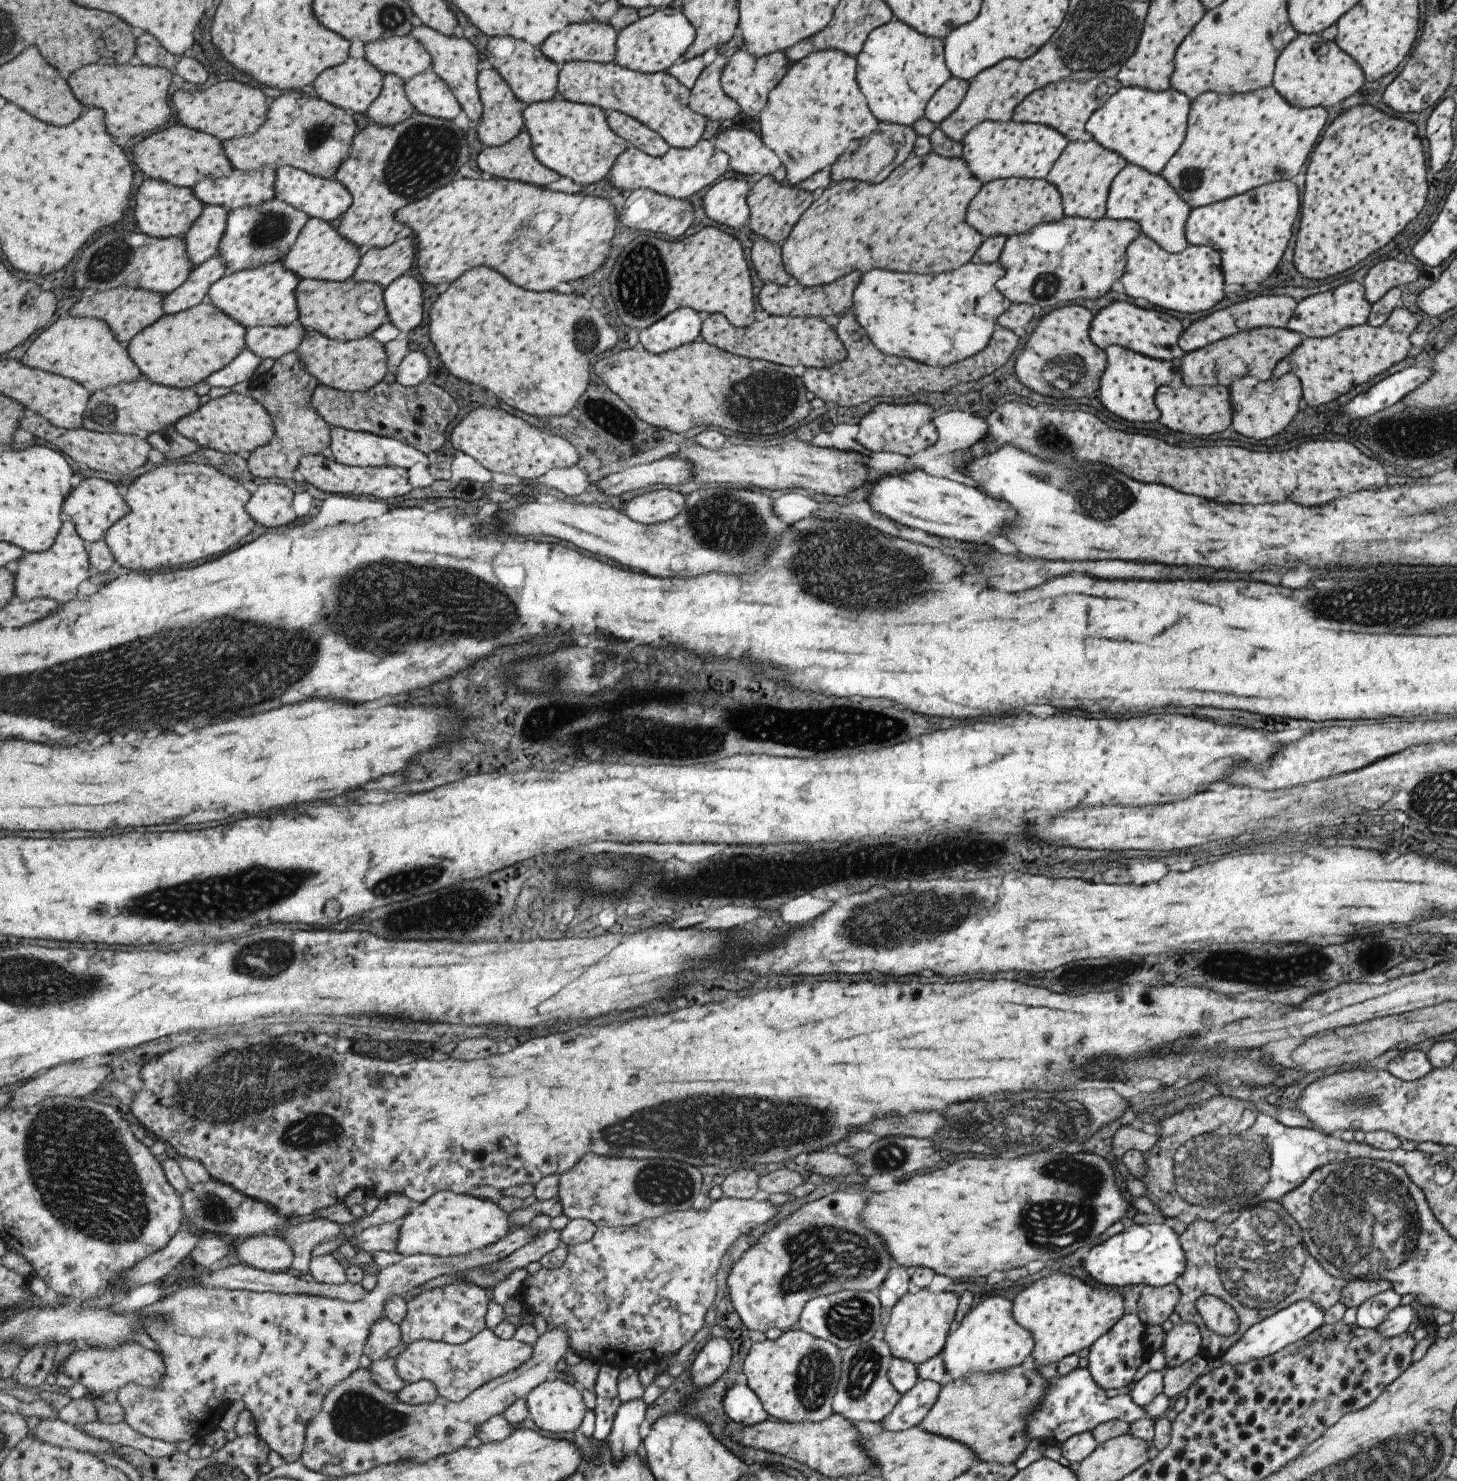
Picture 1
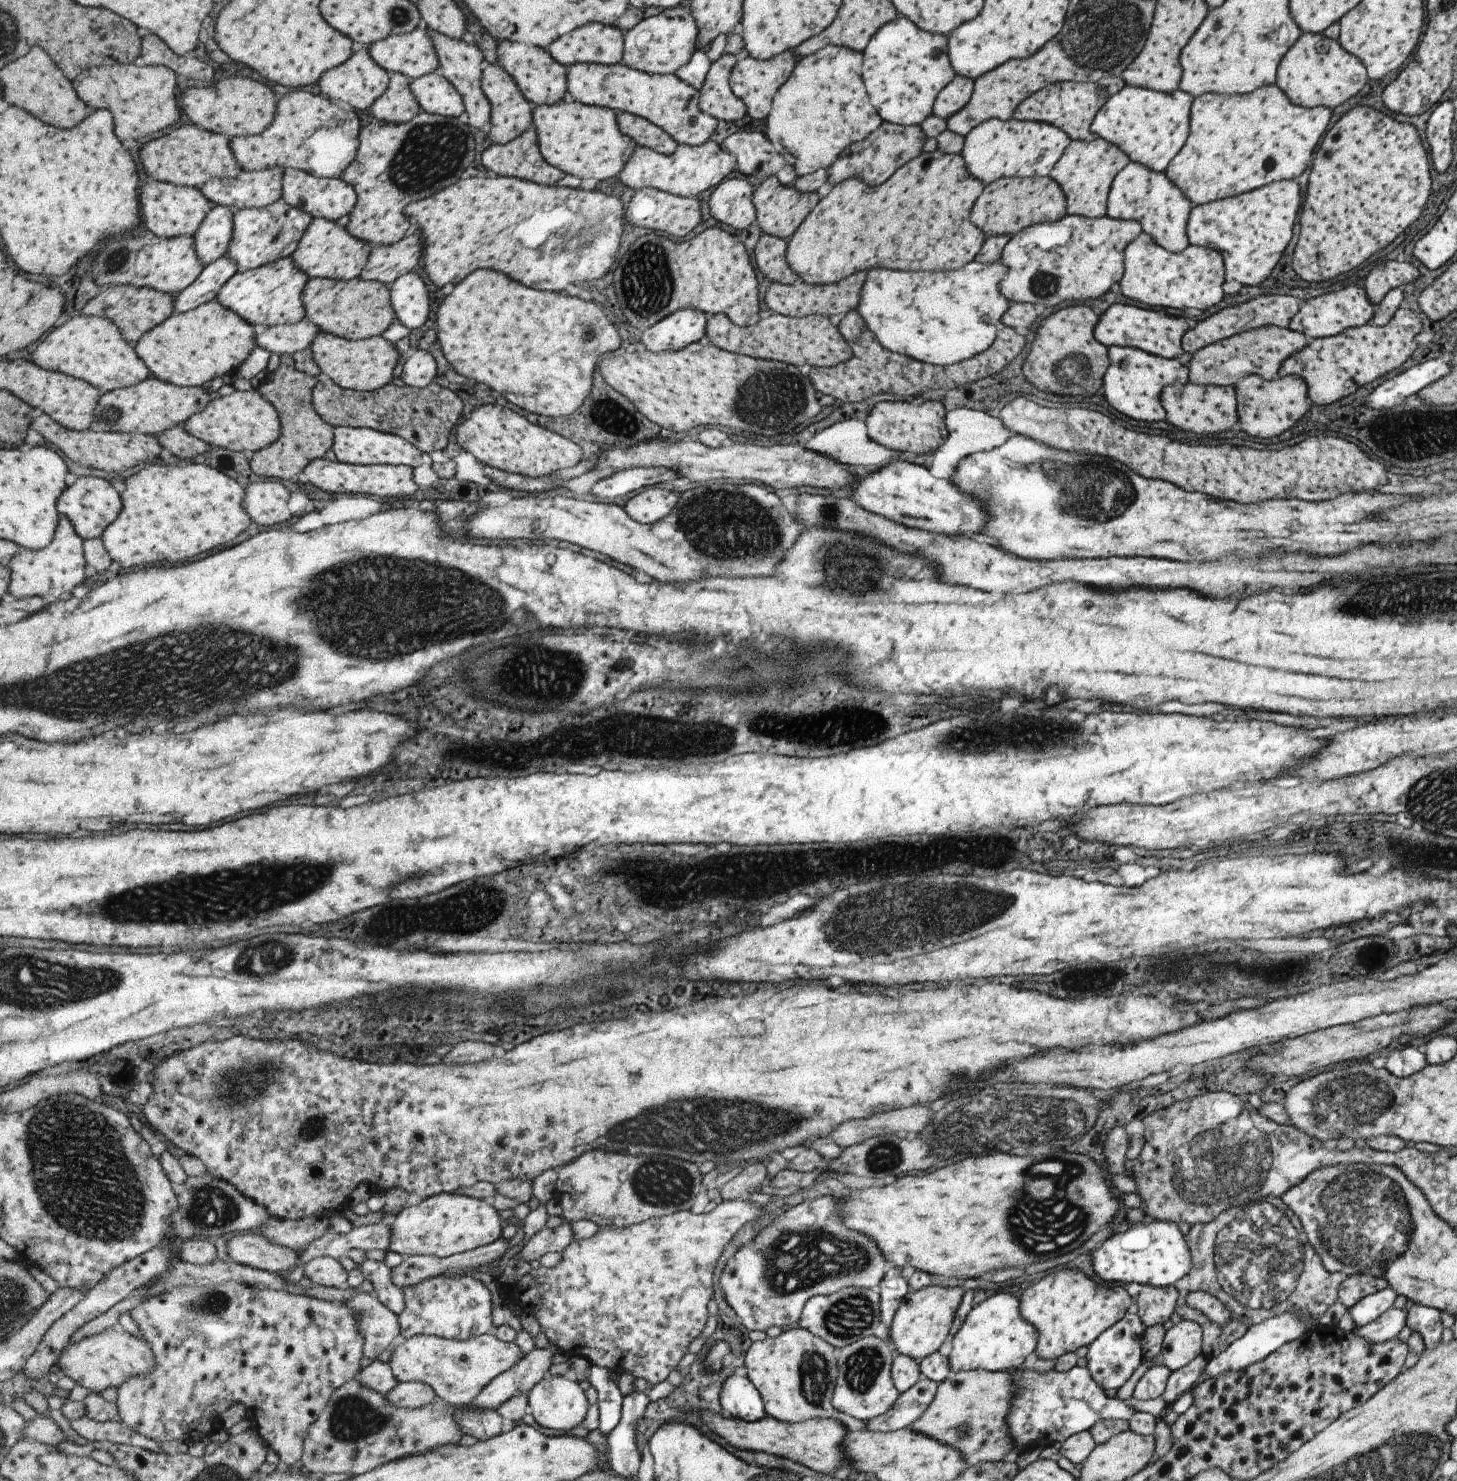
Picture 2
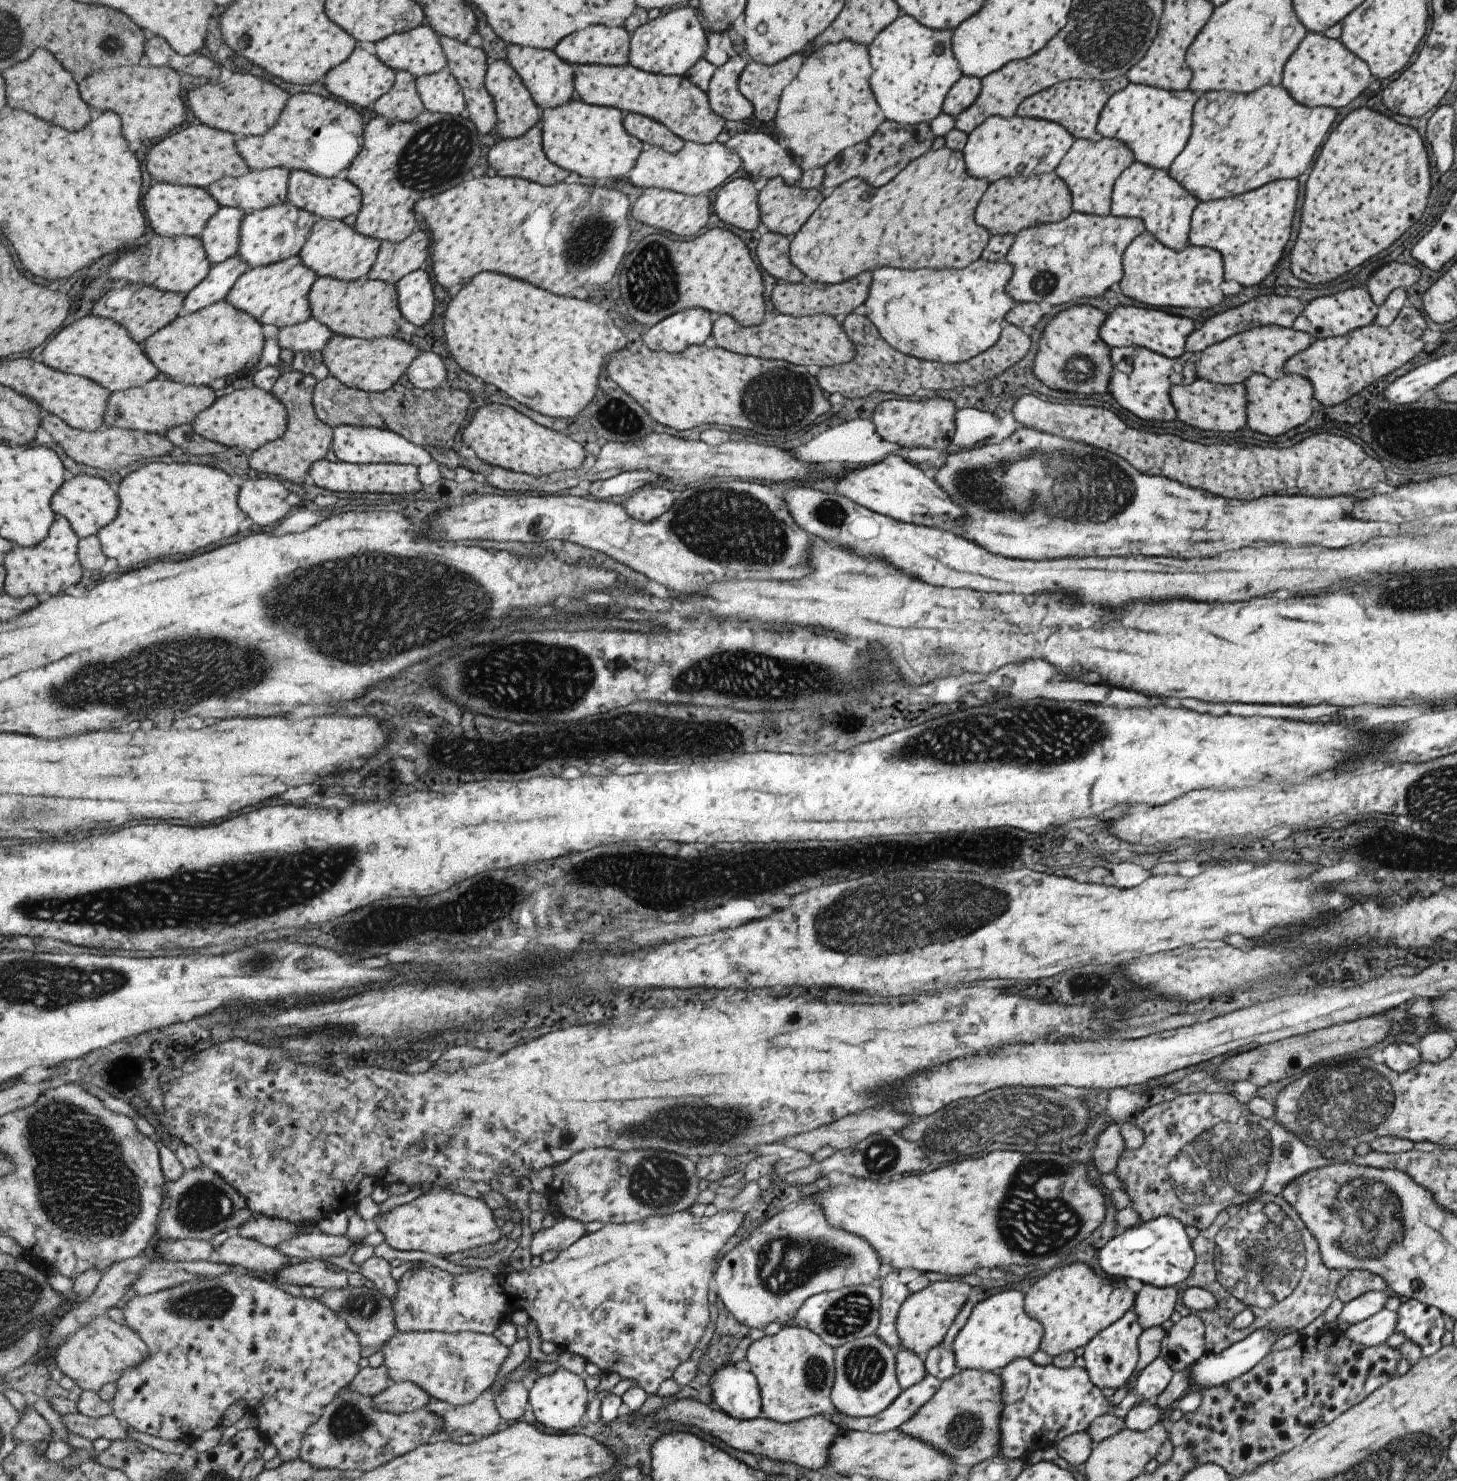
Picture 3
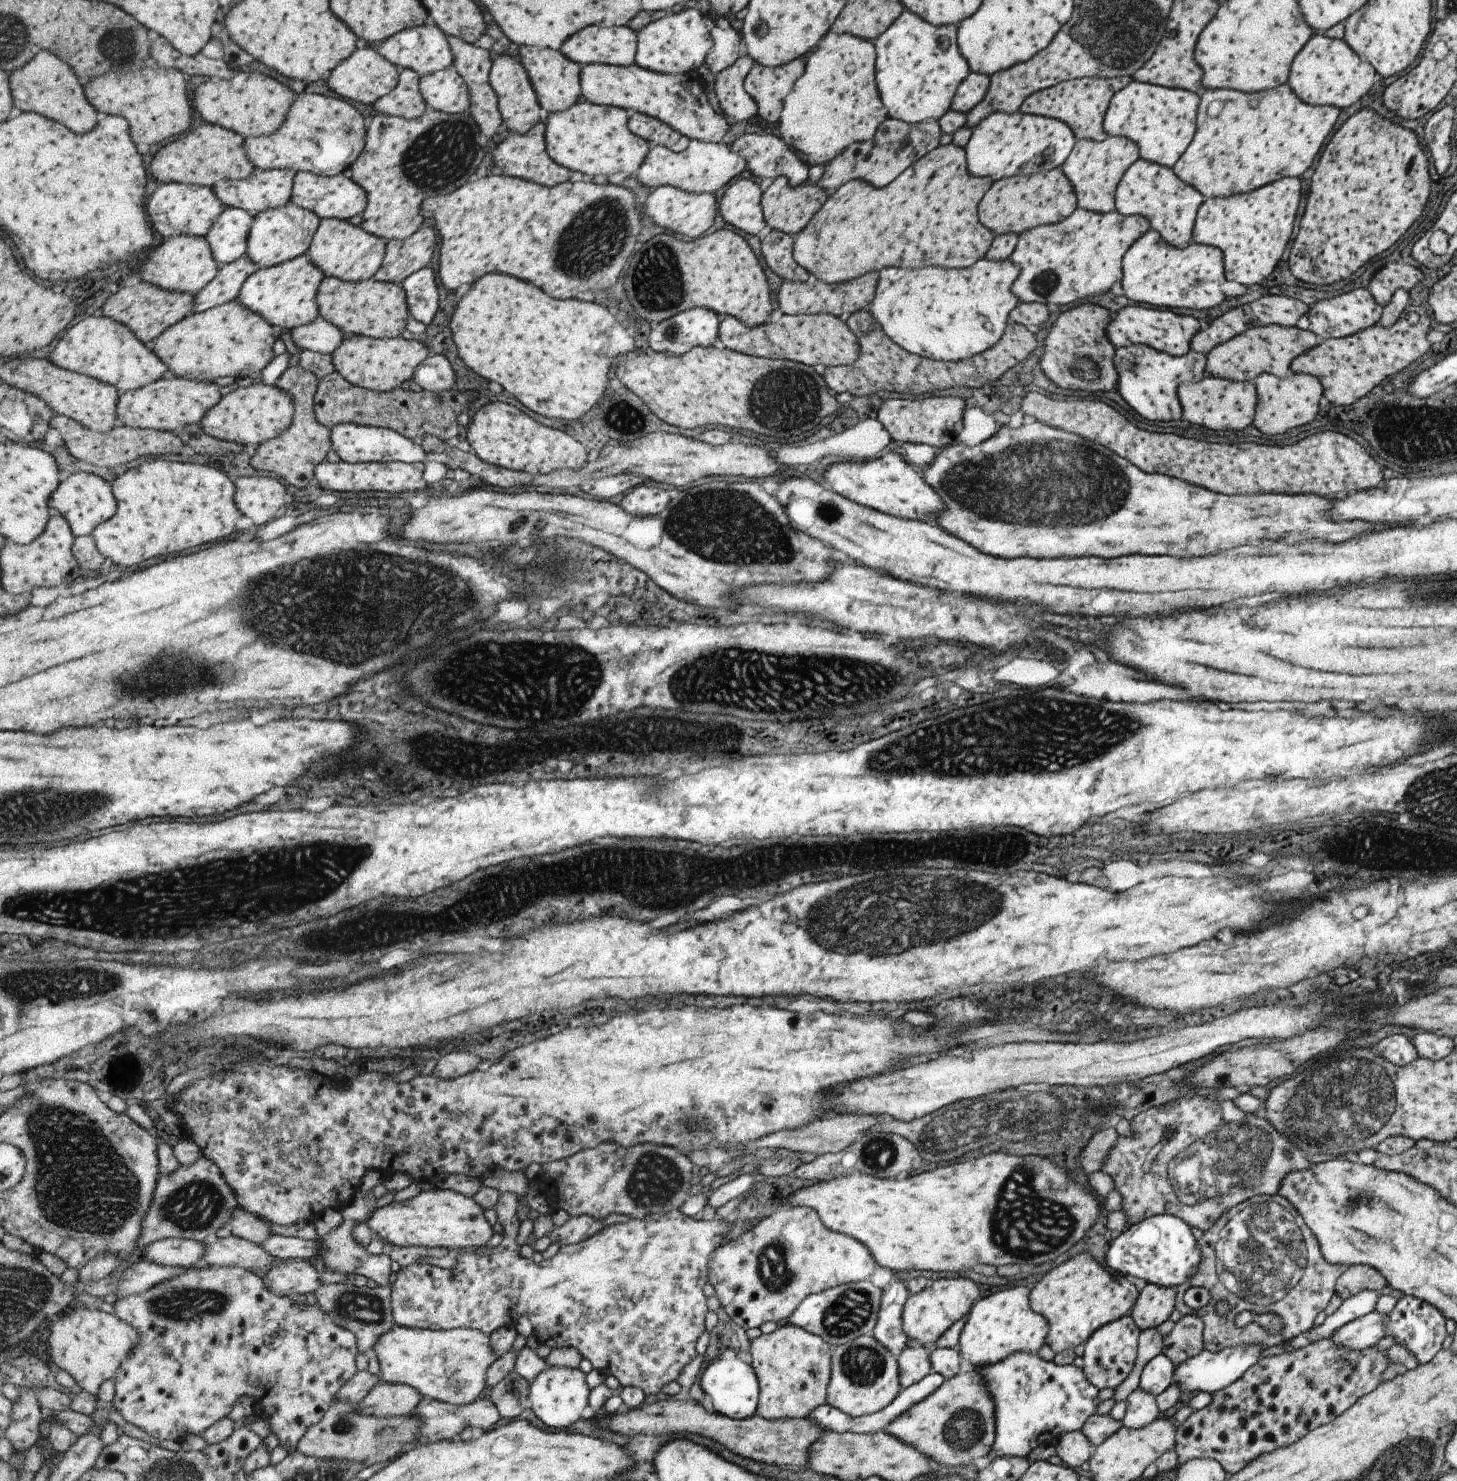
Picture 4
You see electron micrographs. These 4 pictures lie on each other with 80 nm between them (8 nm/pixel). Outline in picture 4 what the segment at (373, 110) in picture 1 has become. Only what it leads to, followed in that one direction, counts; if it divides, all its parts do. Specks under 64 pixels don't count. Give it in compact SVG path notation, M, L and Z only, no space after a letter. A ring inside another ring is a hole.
M402 69L397 88L382 96L373 105L387 115L416 119L427 112L429 106L420 89L422 76L413 69Z

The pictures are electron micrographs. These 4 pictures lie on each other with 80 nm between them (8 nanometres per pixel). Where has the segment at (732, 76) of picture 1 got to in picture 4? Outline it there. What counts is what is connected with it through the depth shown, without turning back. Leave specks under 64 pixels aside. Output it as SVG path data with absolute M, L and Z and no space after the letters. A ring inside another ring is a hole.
M803 58L793 59L778 67L753 63L743 79L745 92L755 101L756 114L765 122L777 122L784 96L803 72Z

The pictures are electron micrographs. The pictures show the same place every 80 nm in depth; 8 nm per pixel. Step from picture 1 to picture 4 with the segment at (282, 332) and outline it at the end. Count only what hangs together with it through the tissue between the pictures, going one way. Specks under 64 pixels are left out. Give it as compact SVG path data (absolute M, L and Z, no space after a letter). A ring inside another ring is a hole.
M323 317L311 324L295 327L290 332L295 346L331 355L346 339L343 334L344 332L336 324L330 323Z

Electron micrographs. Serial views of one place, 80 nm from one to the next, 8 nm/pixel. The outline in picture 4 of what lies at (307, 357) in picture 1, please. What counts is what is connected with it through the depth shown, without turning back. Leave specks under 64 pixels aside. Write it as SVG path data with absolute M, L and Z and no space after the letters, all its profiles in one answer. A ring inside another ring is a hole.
M353 335L332 354L335 370L339 371L351 384L369 388L370 391L387 392L403 386L405 380L411 380L417 367L433 354L417 338L406 340L402 337L382 339L370 336Z

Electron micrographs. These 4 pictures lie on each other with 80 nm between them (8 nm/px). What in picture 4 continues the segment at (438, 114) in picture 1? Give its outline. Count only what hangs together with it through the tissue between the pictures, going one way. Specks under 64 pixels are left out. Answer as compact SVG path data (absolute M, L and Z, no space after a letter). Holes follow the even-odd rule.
M455 64L444 71L422 77L420 89L429 108L444 113L470 110L472 94Z

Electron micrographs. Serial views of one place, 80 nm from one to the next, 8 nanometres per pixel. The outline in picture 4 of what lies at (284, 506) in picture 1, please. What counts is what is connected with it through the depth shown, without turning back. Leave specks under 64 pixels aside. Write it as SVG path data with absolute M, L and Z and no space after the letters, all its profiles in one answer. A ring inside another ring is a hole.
M271 476L237 477L236 505L243 515L263 526L281 515L287 488Z

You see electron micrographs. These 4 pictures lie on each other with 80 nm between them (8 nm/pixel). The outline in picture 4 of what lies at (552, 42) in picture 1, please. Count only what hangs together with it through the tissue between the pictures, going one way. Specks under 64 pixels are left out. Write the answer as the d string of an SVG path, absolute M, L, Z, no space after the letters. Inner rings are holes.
M621 25L611 28L589 26L560 50L582 66L603 63L628 67L634 63L636 48L637 31Z

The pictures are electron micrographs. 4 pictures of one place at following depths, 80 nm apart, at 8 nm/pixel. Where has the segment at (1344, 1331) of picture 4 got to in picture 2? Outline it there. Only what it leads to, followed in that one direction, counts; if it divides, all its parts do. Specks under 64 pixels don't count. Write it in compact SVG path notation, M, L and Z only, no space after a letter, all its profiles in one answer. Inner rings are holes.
M1389 1307L1385 1312L1375 1317L1367 1324L1355 1327L1352 1334L1361 1337L1371 1344L1382 1343L1389 1339L1395 1339L1397 1332L1403 1328L1406 1321L1406 1310Z

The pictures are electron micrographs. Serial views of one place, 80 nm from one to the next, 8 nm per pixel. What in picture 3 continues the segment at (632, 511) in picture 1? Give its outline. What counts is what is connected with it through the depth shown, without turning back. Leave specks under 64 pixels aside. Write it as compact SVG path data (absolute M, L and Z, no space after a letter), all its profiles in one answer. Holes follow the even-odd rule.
M643 485L633 491L625 500L623 507L635 520L647 522L668 511L675 494L658 485Z

